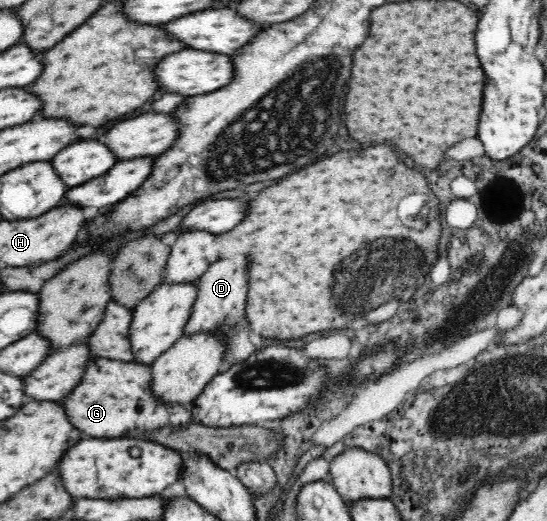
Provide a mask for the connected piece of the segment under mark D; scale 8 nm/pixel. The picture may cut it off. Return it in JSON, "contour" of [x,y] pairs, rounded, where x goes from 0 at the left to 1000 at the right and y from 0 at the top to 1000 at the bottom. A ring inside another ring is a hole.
{"contour":[[[431,489],[420,497],[391,501],[380,520],[360,536],[360,572],[355,576],[347,608],[335,631],[335,643],[351,639],[377,639],[400,631],[411,647],[415,664],[408,681],[410,706],[420,704],[439,693],[450,693],[468,670],[453,647],[453,616],[446,601],[450,585],[450,559],[453,559],[453,528],[450,528],[453,501],[446,489]]]}

